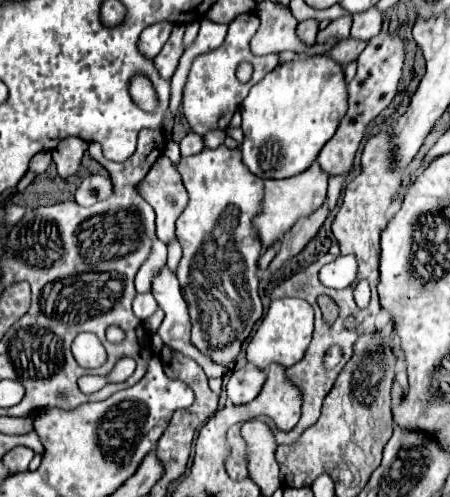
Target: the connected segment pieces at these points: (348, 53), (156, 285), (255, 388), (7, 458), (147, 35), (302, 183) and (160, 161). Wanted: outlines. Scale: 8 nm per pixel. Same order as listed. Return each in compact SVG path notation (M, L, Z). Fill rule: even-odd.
M349 36L347 40L341 40L335 48L331 48L331 52L327 52L327 54L329 54L333 60L337 60L339 64L345 66L345 64L349 64L351 60L357 60L357 58L359 58L359 54L363 52L365 44L367 44L367 42Z
M167 266L161 268L159 274L157 274L155 280L153 280L153 296L155 296L155 300L159 302L159 308L165 312L163 324L159 326L159 332L156 332L163 338L163 342L165 342L169 348L173 348L173 350L185 354L187 358L195 360L195 362L205 370L205 374L207 374L209 378L221 378L221 376L223 376L223 366L221 366L221 364L215 364L211 358L207 358L205 354L201 354L201 352L191 344L191 340L189 340L189 336L191 336L191 320L189 320L187 304L185 304L185 300L183 300L183 294L181 294L181 288L179 288L179 282L177 282L175 274L173 274Z
M245 366L235 370L227 382L227 396L233 404L247 404L251 402L263 388L265 372L255 366Z
M15 446L13 450L9 450L5 456L3 456L3 464L11 470L11 472L23 472L27 470L29 462L33 460L35 452L27 446Z
M167 22L153 24L153 26L145 28L139 36L139 52L147 58L155 58L161 52L163 44L167 42L171 28L173 28L173 24L167 24Z
M315 162L311 168L307 168L299 176L283 178L283 180L265 180L265 200L263 200L263 212L255 218L255 226L259 232L259 238L263 242L263 248L275 244L281 234L285 234L291 224L295 224L301 216L311 214L319 204L323 204L327 194L327 174L321 170L321 166Z
M163 154L157 158L145 180L141 180L137 186L139 194L157 214L157 238L163 244L171 244L175 240L175 220L189 202L177 166Z

